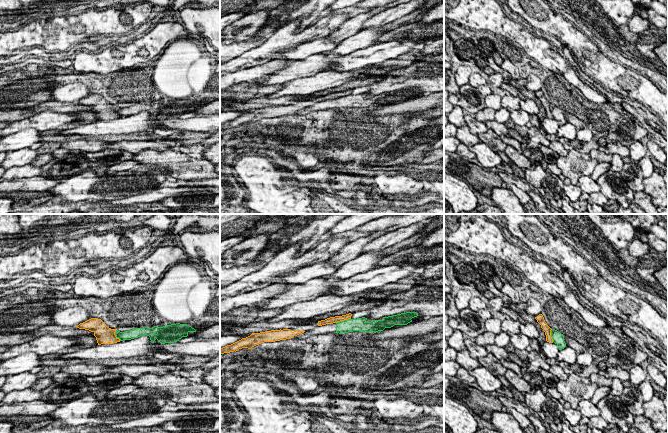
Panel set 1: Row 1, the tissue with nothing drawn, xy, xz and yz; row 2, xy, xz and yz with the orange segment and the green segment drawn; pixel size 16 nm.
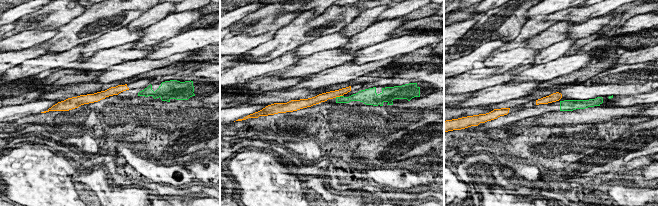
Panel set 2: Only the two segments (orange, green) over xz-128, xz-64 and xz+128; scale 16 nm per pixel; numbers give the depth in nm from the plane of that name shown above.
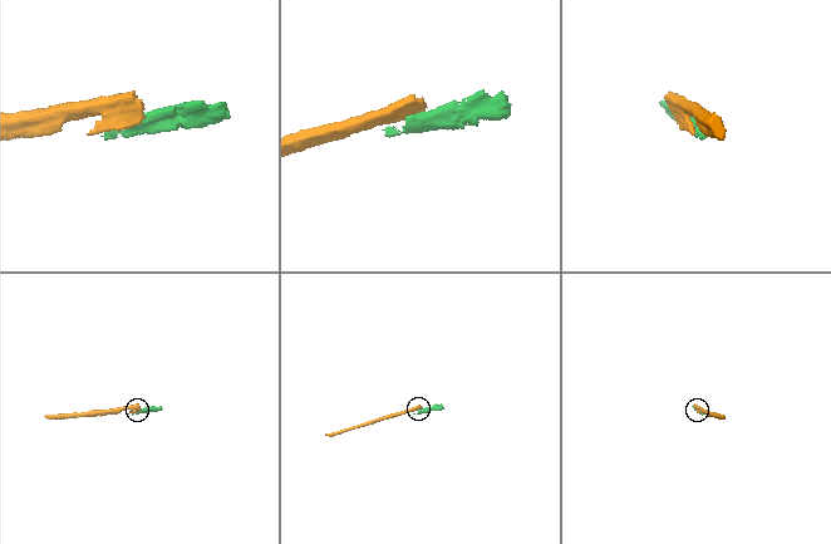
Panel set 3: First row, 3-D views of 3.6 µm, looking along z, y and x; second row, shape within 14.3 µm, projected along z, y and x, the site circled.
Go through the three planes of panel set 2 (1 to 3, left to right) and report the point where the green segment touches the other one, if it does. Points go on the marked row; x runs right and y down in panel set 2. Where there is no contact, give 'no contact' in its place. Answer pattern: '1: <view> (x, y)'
1: no contact
2: xz-64 (338, 96)
3: no contact

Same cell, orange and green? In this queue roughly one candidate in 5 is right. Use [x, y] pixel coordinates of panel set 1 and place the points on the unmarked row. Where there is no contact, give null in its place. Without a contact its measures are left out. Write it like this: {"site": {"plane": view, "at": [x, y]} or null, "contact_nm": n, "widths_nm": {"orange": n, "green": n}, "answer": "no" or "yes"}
{"site": {"plane": "xz", "at": [343, 96]}, "contact_nm": 260, "widths_nm": {"orange": 120, "green": 220}, "answer": "no"}

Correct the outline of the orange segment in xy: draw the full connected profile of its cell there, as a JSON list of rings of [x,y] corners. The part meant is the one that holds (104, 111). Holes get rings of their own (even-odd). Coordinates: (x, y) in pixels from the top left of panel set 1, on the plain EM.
[[[91,94],[83,99],[80,99],[77,104],[93,108],[98,121],[120,118],[120,115],[115,111],[117,105],[107,103],[106,100],[98,94]]]

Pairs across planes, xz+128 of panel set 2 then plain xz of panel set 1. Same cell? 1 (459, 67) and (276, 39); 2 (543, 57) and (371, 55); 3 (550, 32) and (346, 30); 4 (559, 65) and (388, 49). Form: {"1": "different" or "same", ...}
{"1": "same", "2": "different", "3": "same", "4": "same"}

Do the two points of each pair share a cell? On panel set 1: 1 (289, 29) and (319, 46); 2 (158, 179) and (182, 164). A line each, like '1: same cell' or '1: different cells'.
1: different cells
2: different cells

